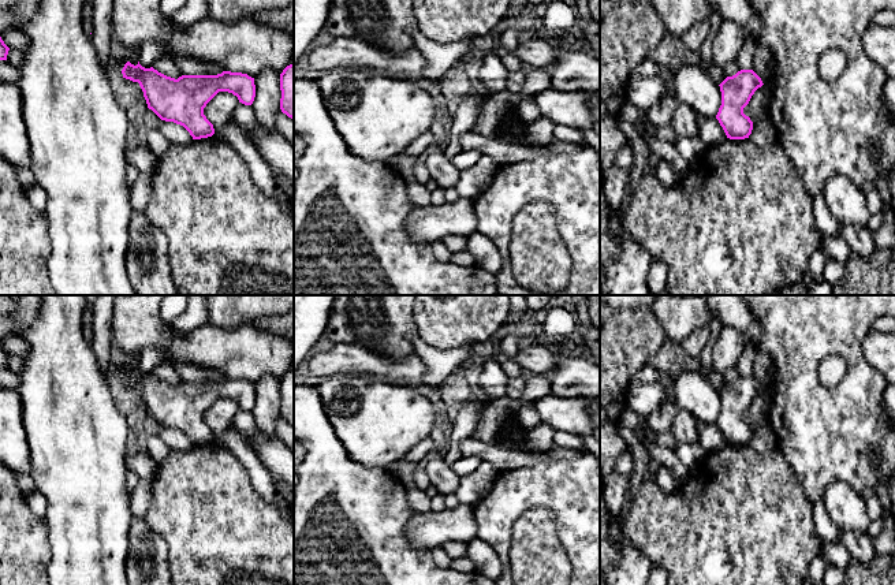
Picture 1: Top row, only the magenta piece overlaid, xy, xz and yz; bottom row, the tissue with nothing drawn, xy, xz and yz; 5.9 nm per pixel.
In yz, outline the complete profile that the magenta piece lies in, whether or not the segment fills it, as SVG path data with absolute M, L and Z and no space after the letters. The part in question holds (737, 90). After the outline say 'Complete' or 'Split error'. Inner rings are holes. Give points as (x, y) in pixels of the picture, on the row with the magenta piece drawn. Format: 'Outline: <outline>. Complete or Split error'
Outline: M741 70L732 77L727 77L719 86L721 92L721 105L716 115L727 138L745 139L753 130L753 122L743 113L754 92L764 83L753 70Z. Complete

